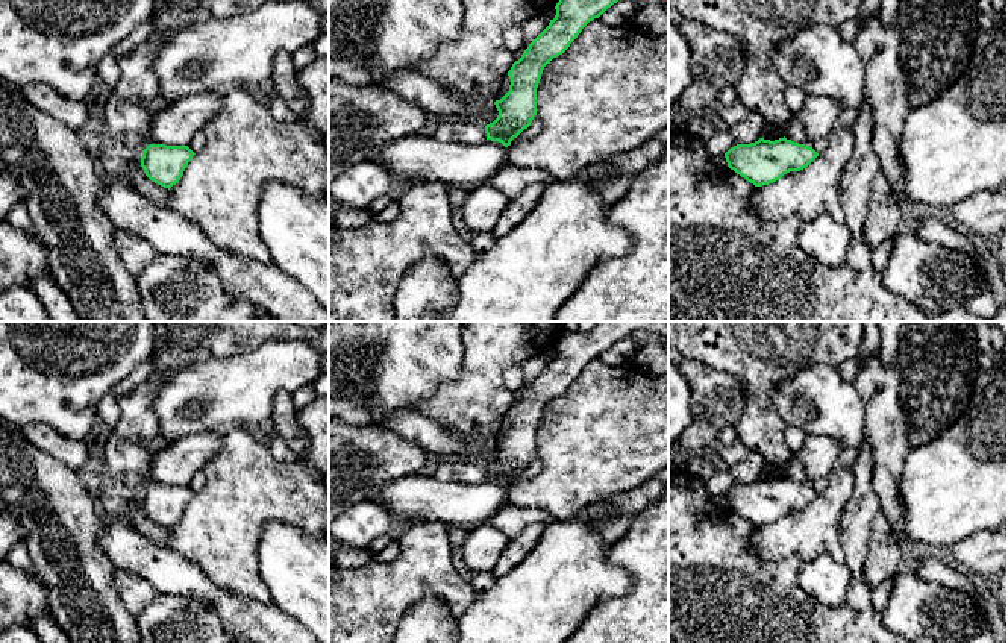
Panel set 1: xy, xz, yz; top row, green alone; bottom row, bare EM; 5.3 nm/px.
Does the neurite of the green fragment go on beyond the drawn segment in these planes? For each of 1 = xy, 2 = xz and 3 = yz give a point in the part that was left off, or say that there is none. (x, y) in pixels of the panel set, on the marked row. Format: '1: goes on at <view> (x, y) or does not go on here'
1: does not go on here
2: does not go on here
3: does not go on here

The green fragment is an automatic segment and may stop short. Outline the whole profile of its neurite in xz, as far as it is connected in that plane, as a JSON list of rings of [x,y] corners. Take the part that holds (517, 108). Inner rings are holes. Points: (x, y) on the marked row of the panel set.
[[[559,0],[556,3],[555,18],[508,71],[509,91],[494,102],[499,115],[485,126],[487,140],[499,141],[508,147],[531,126],[537,115],[537,88],[544,67],[562,55],[590,21],[599,18],[617,2]]]

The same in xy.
[[[149,144],[141,167],[152,182],[170,190],[180,180],[194,155],[188,146]]]

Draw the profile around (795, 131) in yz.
[[[794,117],[784,126],[784,136],[794,143],[809,146],[817,153],[822,153],[828,146],[826,138],[809,140],[803,124],[797,121]]]

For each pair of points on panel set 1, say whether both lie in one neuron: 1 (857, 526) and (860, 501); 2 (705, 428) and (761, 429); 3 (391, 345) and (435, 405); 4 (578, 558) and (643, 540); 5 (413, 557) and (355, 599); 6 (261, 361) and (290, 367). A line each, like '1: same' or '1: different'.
1: same
2: different
3: different
4: different
5: same
6: same

